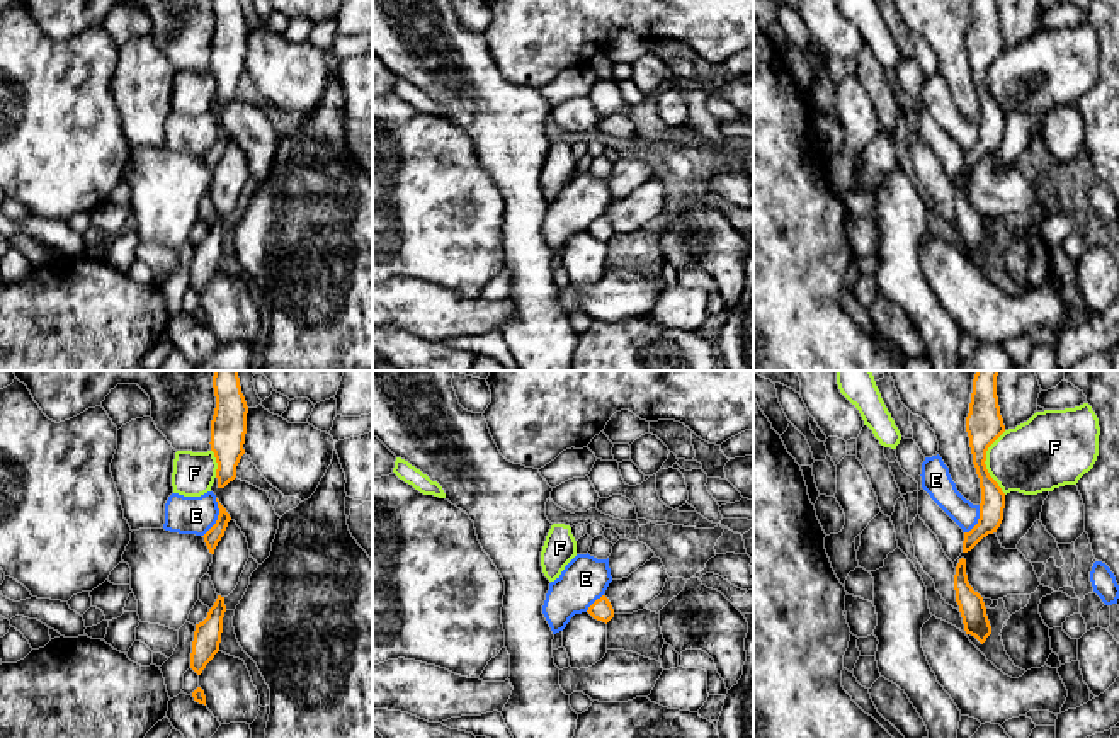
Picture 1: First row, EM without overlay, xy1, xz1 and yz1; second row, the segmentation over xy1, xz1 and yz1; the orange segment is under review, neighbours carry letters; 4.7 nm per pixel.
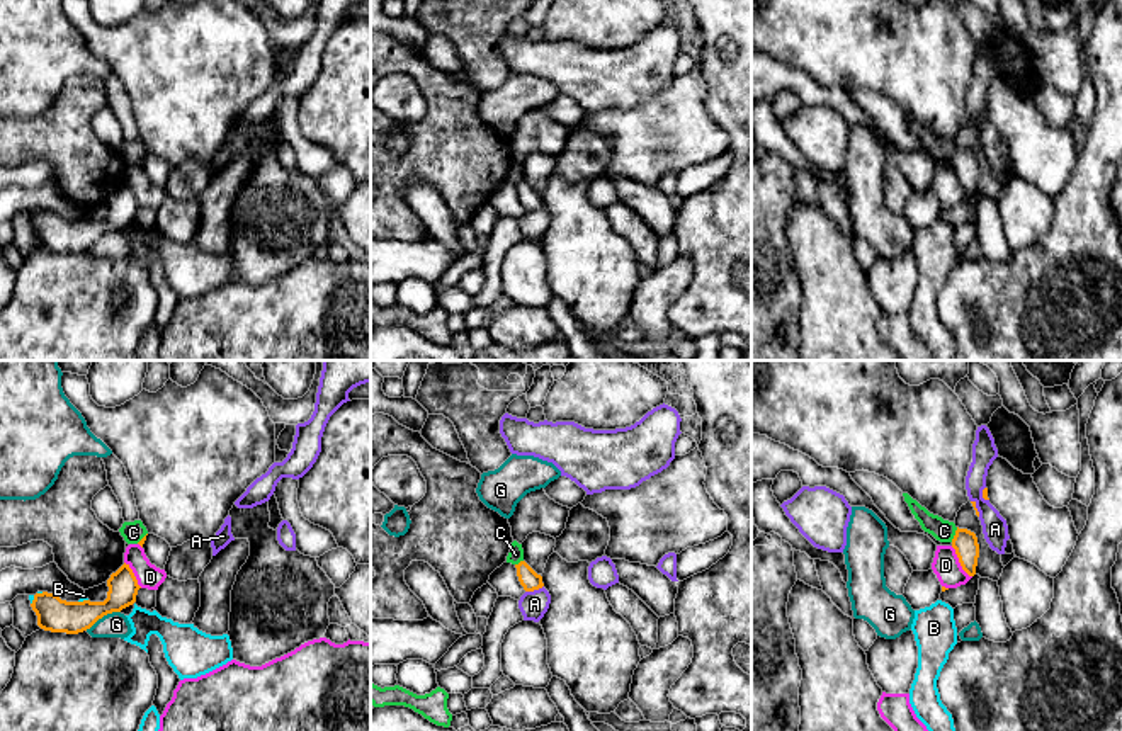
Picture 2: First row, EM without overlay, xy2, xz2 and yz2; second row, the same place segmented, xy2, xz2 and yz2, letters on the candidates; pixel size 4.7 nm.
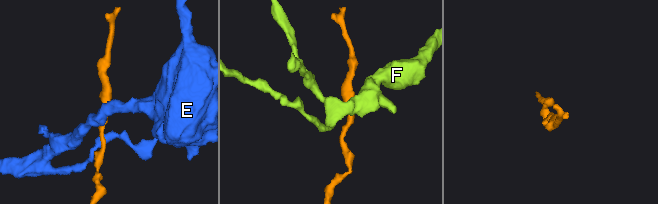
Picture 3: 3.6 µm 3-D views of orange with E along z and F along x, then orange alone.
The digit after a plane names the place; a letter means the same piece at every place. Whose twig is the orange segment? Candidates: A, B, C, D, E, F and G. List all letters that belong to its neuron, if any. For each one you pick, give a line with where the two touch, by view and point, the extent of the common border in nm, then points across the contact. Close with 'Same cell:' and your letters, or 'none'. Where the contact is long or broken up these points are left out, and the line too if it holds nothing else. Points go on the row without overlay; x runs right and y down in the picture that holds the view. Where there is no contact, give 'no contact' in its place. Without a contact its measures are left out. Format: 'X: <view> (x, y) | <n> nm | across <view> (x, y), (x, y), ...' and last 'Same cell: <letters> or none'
Same cell: none

